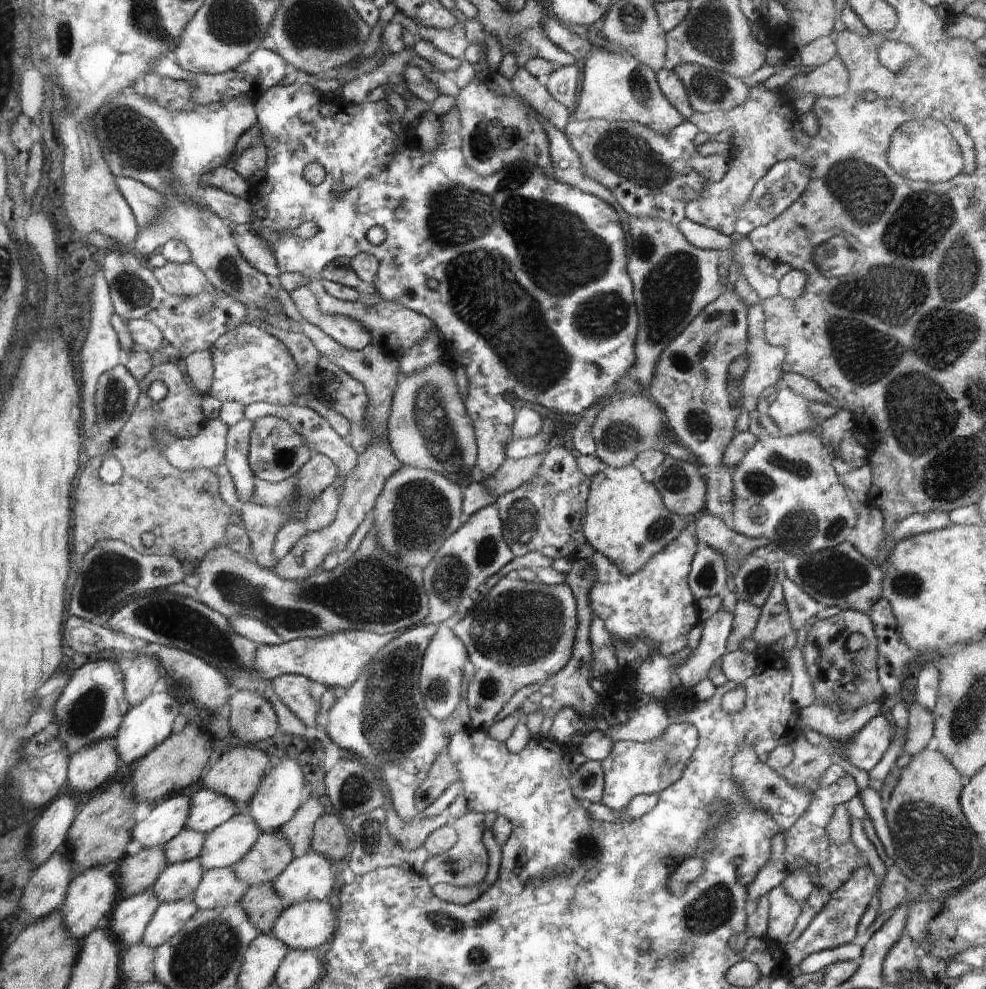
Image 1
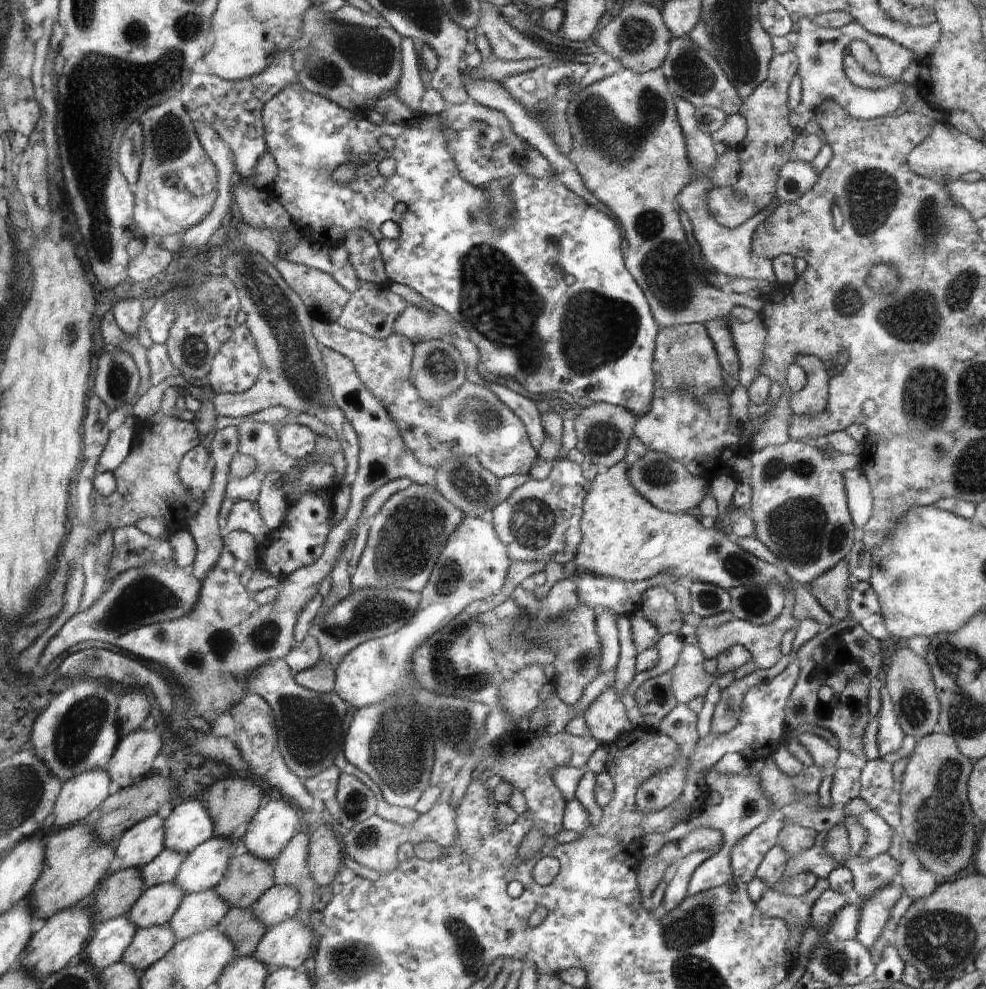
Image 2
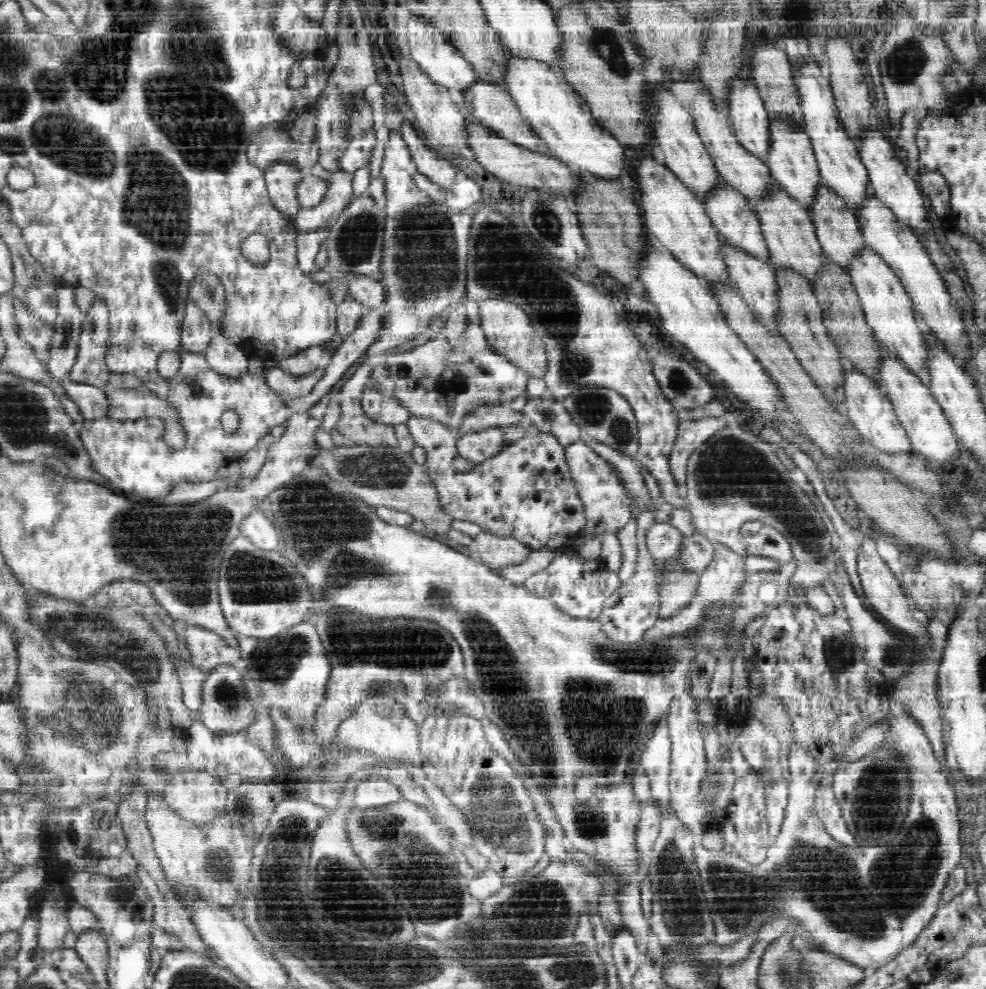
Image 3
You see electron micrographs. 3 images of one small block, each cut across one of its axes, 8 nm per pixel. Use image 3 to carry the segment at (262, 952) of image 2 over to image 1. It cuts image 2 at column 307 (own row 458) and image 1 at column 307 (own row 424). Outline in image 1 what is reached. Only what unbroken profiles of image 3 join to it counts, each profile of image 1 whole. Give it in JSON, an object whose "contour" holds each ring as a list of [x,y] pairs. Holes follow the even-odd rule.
{"contour":[[[301,902],[285,906],[272,933],[288,950],[314,951],[330,940],[336,930],[336,918],[328,902]]]}

